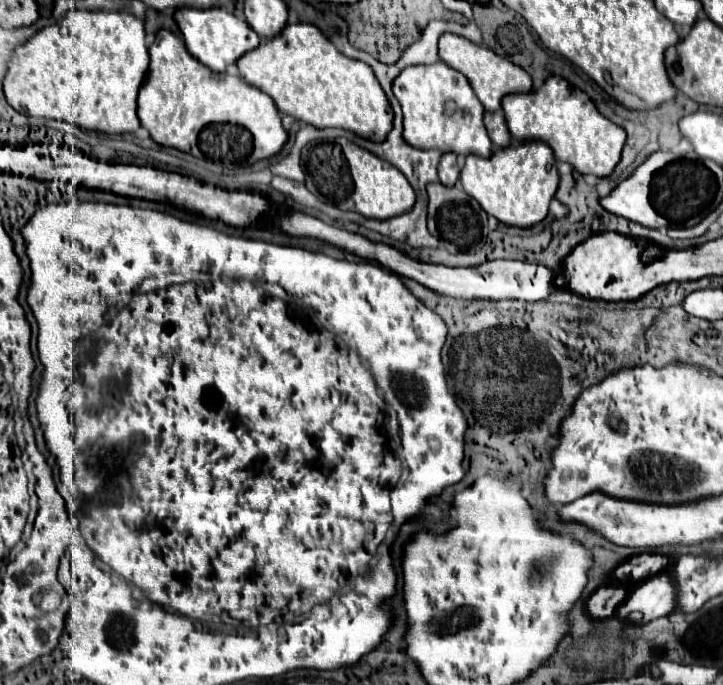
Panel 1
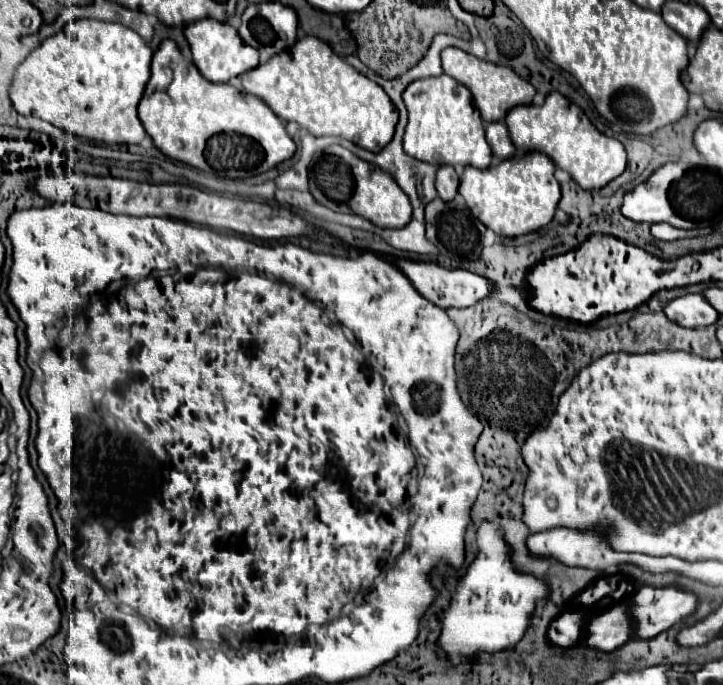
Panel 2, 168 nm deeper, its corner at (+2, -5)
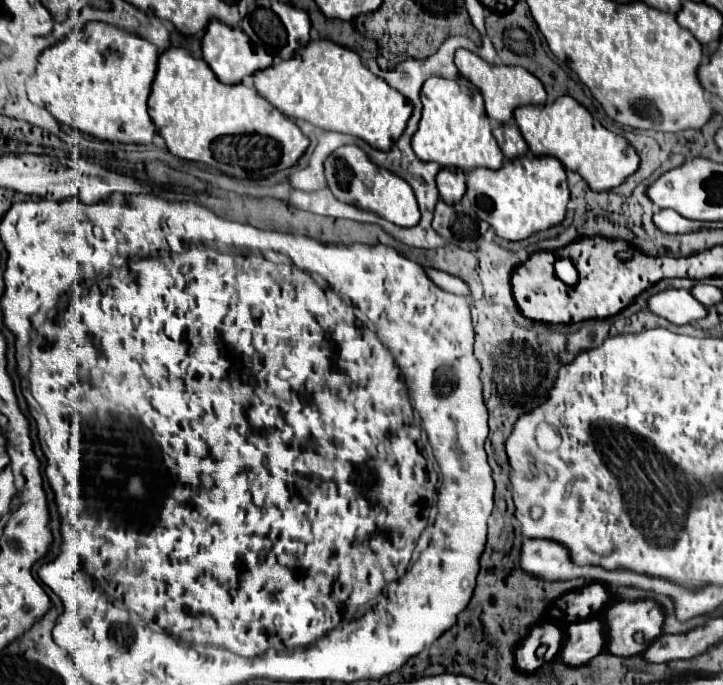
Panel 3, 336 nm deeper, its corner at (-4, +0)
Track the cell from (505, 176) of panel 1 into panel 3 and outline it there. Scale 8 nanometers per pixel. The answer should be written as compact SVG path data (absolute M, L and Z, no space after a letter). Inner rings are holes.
M525 154L505 160L499 170L475 168L467 176L467 198L473 210L505 240L523 240L565 218L569 186L563 164L553 156Z

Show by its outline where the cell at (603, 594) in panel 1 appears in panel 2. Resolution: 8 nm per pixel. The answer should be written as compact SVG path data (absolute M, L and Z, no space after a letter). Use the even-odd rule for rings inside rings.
M563 613L549 625L549 643L557 647L571 647L579 641L585 625L583 613Z

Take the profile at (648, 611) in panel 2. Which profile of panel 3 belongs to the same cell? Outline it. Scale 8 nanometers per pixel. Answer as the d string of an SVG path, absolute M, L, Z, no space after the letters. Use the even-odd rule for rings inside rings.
M645 598L645 600L635 600L635 602L615 602L611 604L605 612L603 618L607 618L607 650L611 654L619 656L631 656L631 654L641 654L647 650L647 646L663 632L663 622L665 622L665 612L659 602Z

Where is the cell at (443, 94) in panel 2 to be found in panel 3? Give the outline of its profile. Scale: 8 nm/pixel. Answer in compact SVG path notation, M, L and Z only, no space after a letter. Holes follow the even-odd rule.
M433 76L425 80L421 88L421 104L423 114L411 140L419 160L455 168L499 168L503 164L503 154L491 134L487 112L483 110L483 96L467 78L457 76L451 80Z

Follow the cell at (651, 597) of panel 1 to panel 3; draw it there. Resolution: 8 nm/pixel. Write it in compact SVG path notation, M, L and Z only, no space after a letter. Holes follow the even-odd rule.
M591 618L567 626L567 638L561 648L563 662L569 666L587 664L593 656L601 654L607 646L605 626L601 618Z

